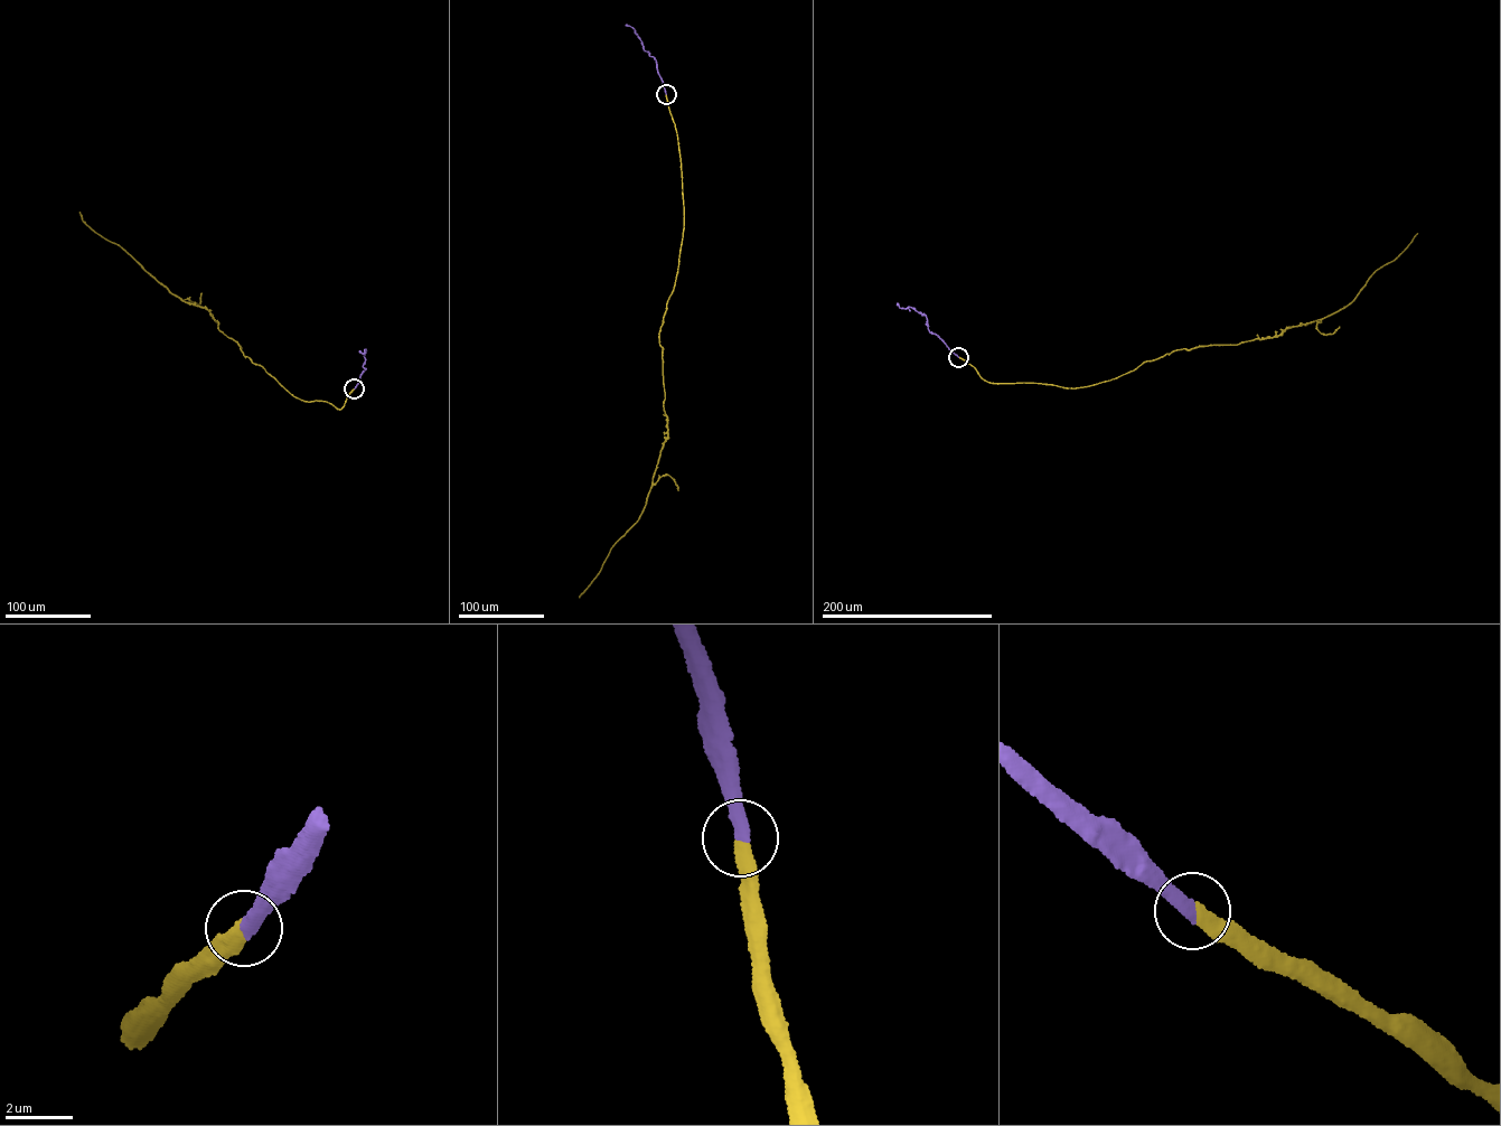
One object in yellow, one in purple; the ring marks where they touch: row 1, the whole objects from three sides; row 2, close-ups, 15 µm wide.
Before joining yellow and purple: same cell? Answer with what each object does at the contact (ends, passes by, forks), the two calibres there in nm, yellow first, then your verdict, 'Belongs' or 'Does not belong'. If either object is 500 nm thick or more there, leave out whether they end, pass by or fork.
At the ring yellow ends. At the ring purple ends. Thickness 420 nm (yellow) against 380 nm. Belongs

